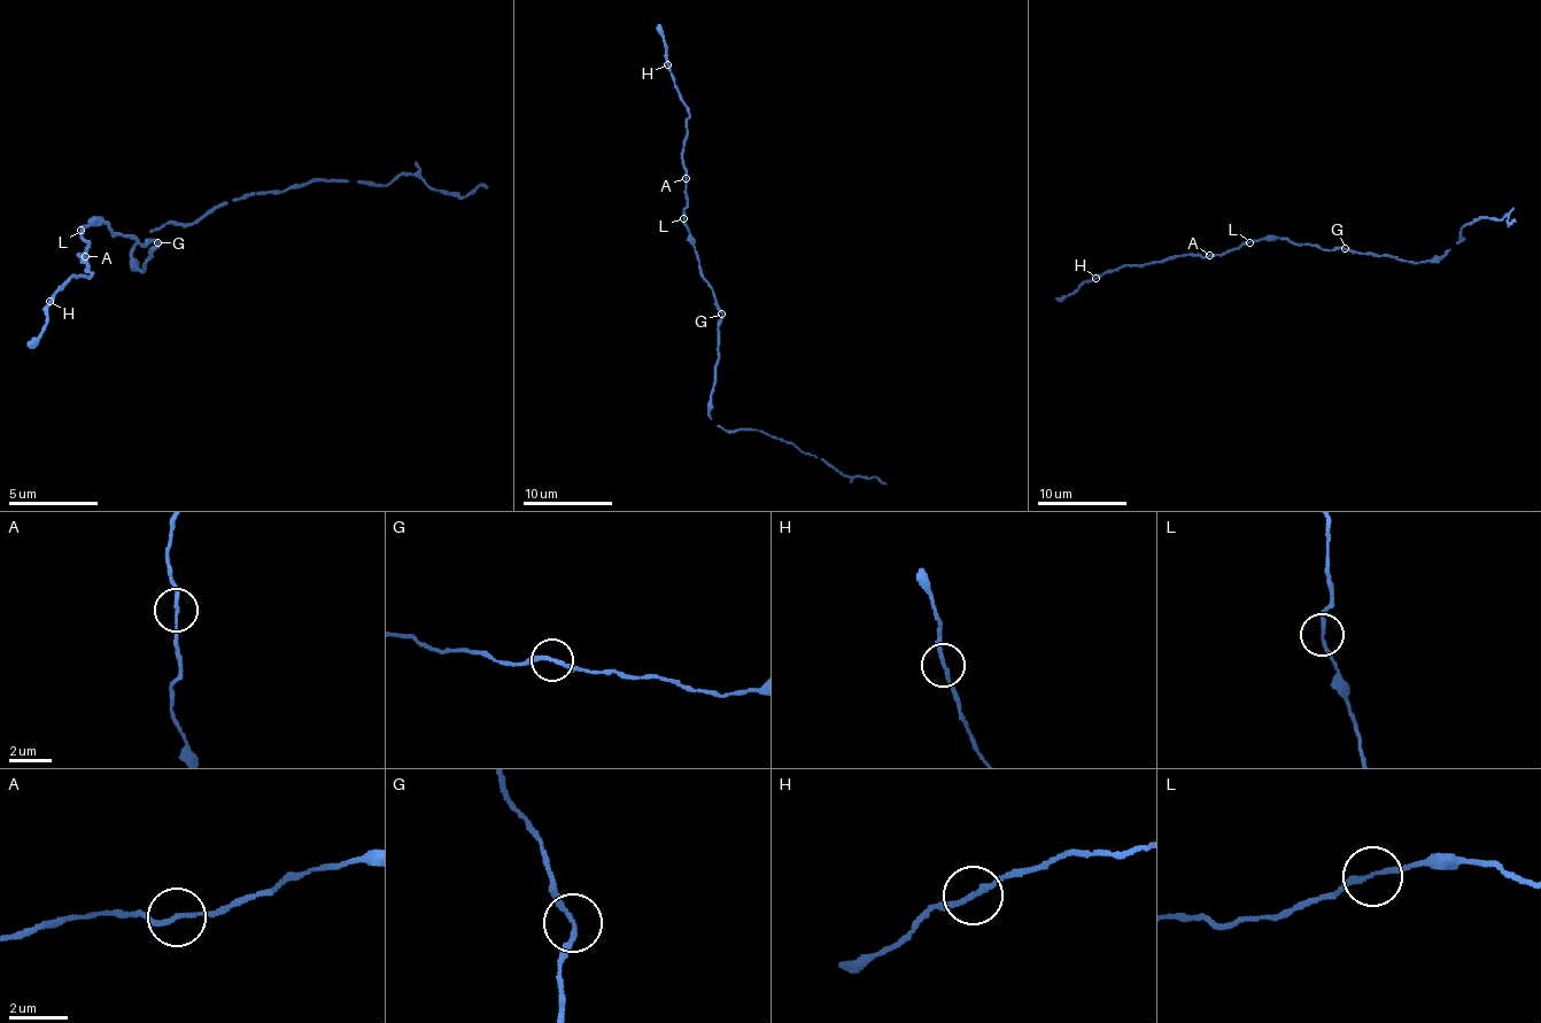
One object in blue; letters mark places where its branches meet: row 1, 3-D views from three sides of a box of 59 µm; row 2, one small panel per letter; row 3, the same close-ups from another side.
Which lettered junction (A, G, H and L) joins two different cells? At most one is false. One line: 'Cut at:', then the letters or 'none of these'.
Cut at: none of these

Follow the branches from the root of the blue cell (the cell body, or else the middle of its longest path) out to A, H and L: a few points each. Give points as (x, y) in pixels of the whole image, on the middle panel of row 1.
A: (721, 311), (711, 285), (702, 276), (692, 238), (683, 222), (686, 178)
H: (721, 311), (711, 285), (702, 276), (692, 238), (683, 222), (686, 169), (682, 148), (688, 109), (668, 64)
L: (721, 311), (711, 285), (702, 276), (697, 252), (683, 218)

